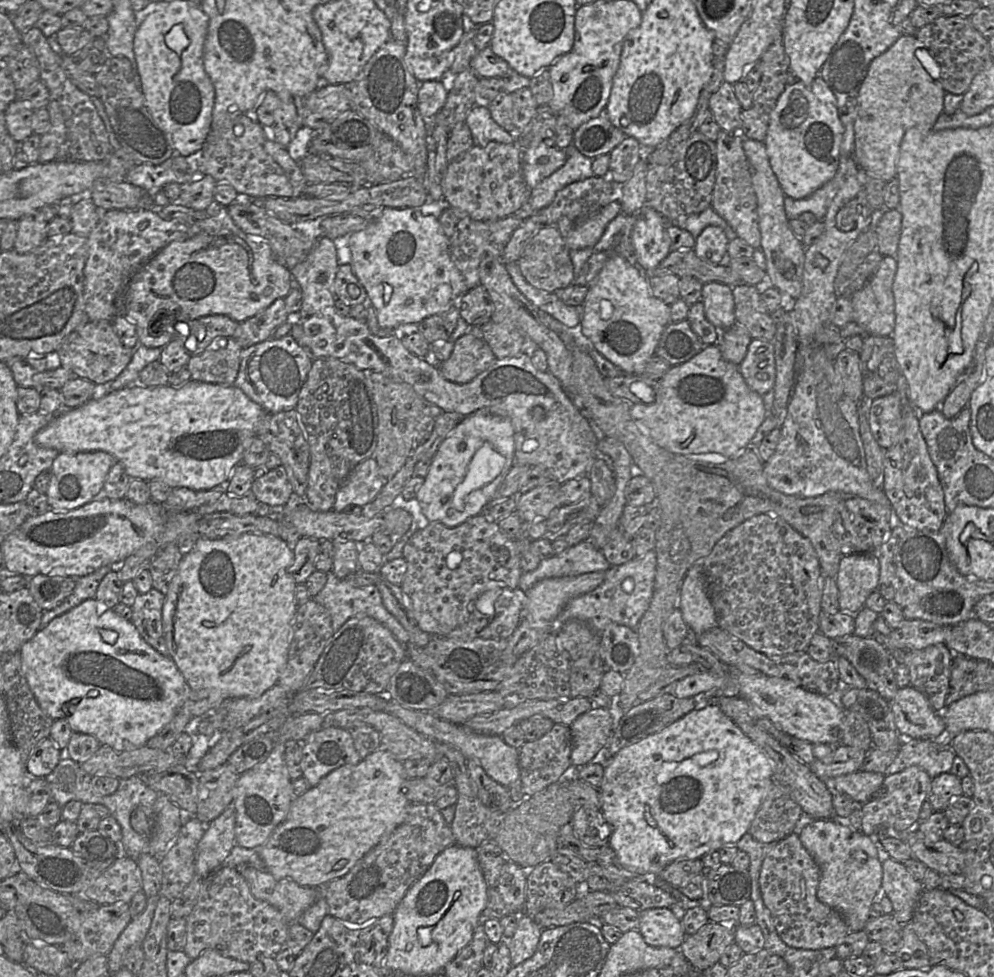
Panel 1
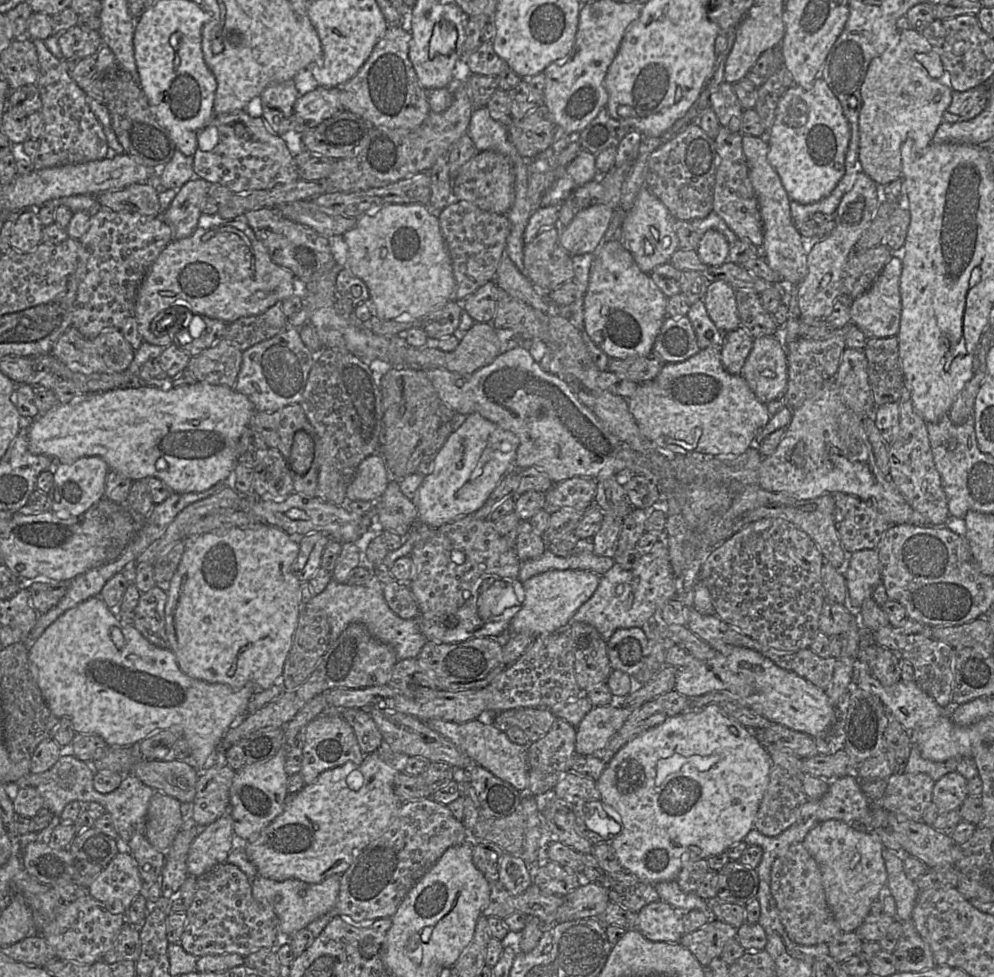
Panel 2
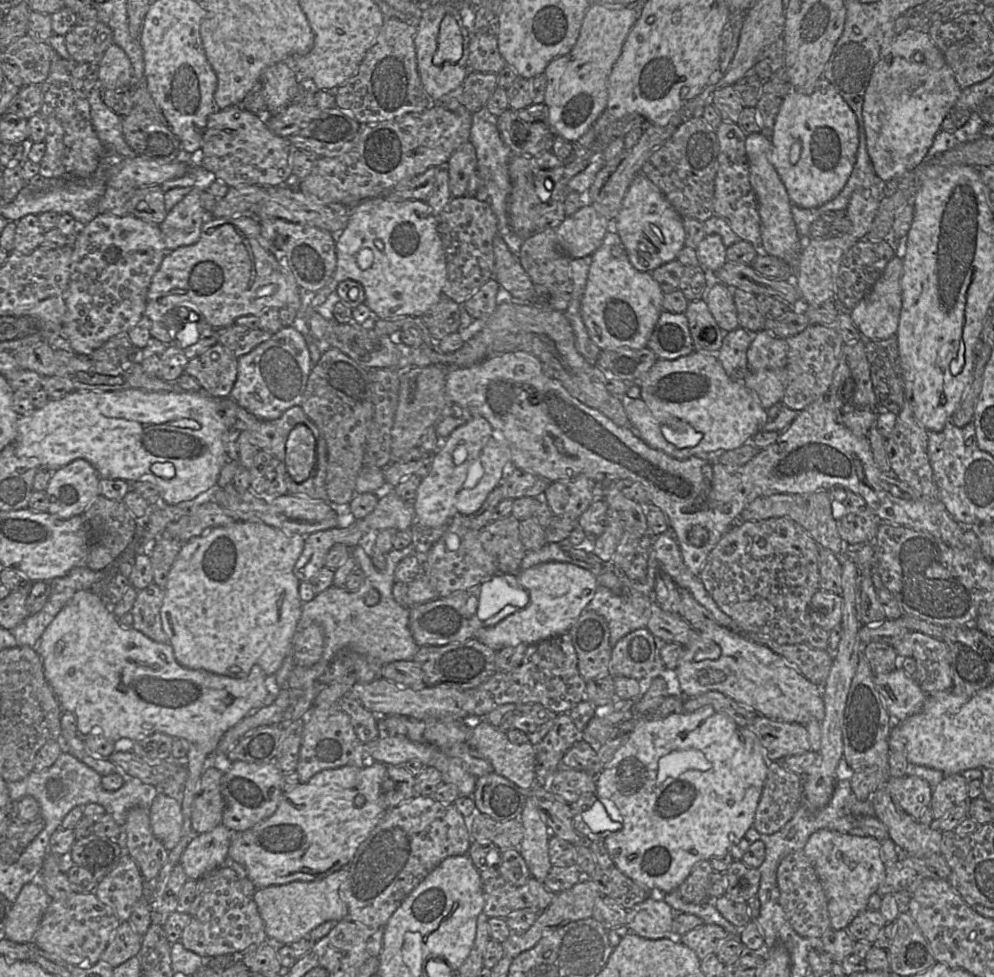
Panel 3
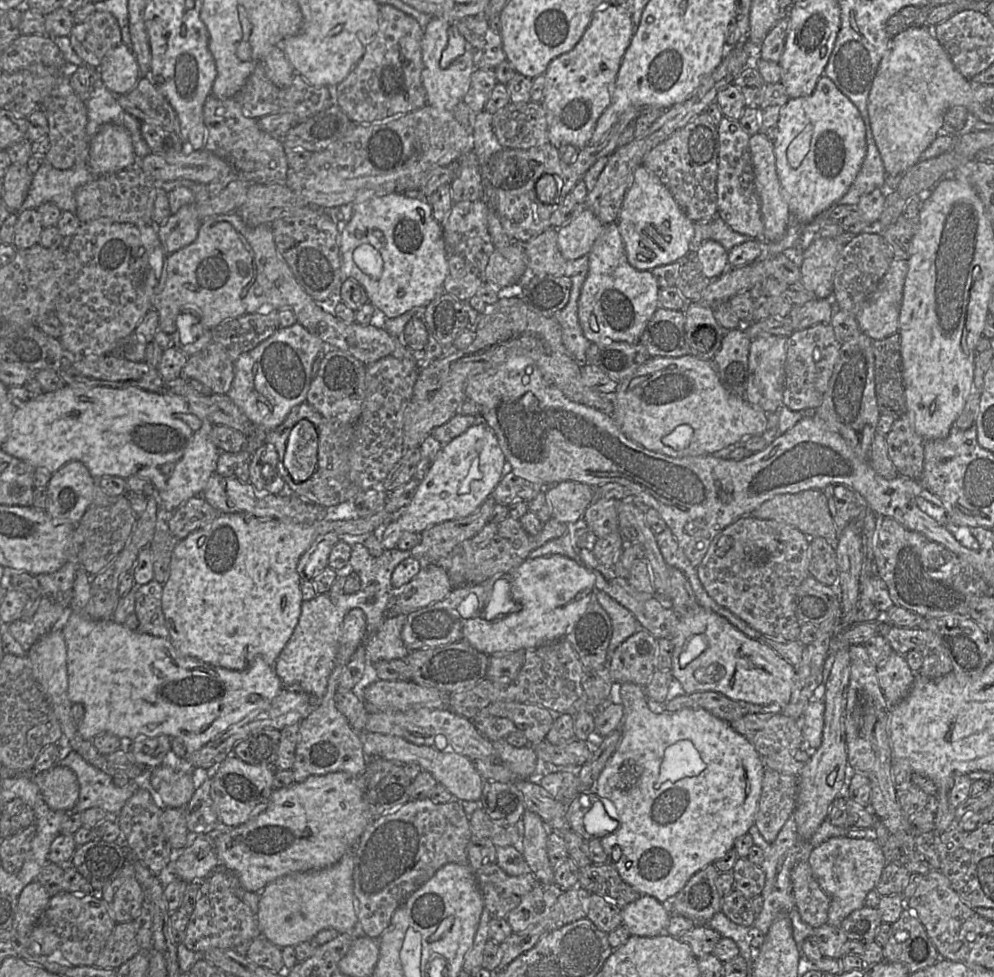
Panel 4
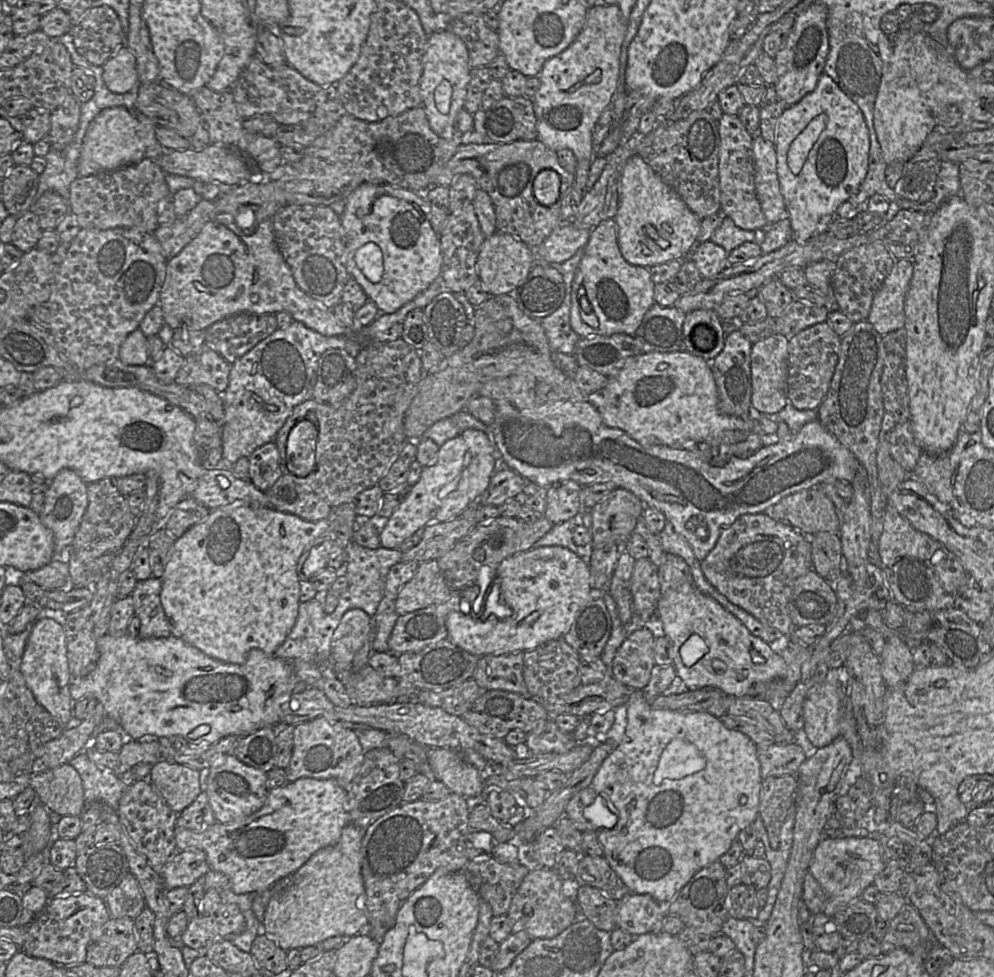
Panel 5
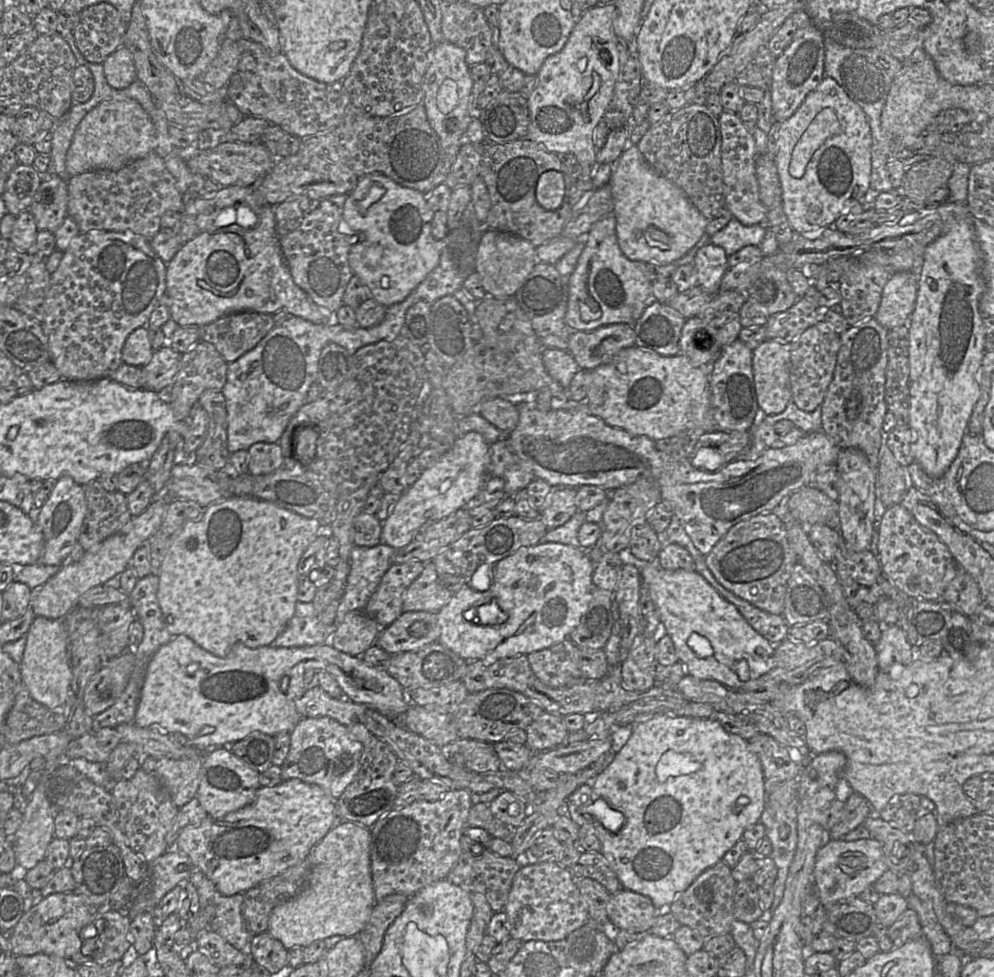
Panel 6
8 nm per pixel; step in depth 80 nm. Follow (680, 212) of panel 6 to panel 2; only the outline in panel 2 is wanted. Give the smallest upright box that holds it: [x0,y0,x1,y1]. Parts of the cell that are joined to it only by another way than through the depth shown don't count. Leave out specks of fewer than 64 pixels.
[620,186,679,274]

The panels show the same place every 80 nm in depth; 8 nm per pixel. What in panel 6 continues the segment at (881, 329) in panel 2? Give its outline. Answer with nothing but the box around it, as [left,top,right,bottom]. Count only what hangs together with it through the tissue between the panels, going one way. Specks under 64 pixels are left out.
[875,271,917,330]

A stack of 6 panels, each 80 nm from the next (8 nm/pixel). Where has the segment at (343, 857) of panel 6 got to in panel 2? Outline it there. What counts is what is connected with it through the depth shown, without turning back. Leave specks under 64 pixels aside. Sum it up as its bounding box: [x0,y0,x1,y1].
[251,875,340,937]

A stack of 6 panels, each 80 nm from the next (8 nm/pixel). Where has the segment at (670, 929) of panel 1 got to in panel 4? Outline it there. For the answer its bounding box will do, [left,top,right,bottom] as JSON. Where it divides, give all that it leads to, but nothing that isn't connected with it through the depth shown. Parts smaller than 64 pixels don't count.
[621,895,671,937]

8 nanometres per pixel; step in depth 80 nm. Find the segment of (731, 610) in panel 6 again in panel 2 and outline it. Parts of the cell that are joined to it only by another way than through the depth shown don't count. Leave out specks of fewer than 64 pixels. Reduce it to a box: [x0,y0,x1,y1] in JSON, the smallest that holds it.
[674,646,837,738]

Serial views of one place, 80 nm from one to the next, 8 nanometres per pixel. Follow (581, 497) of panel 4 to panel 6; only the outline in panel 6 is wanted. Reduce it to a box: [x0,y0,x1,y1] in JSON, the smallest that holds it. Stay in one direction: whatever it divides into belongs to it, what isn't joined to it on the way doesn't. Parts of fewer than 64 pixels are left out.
[539,488,578,530]

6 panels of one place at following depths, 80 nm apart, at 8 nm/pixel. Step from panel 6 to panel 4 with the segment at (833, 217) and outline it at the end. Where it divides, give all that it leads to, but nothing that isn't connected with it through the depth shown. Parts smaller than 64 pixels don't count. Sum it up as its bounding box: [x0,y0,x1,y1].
[773,74,866,223]

